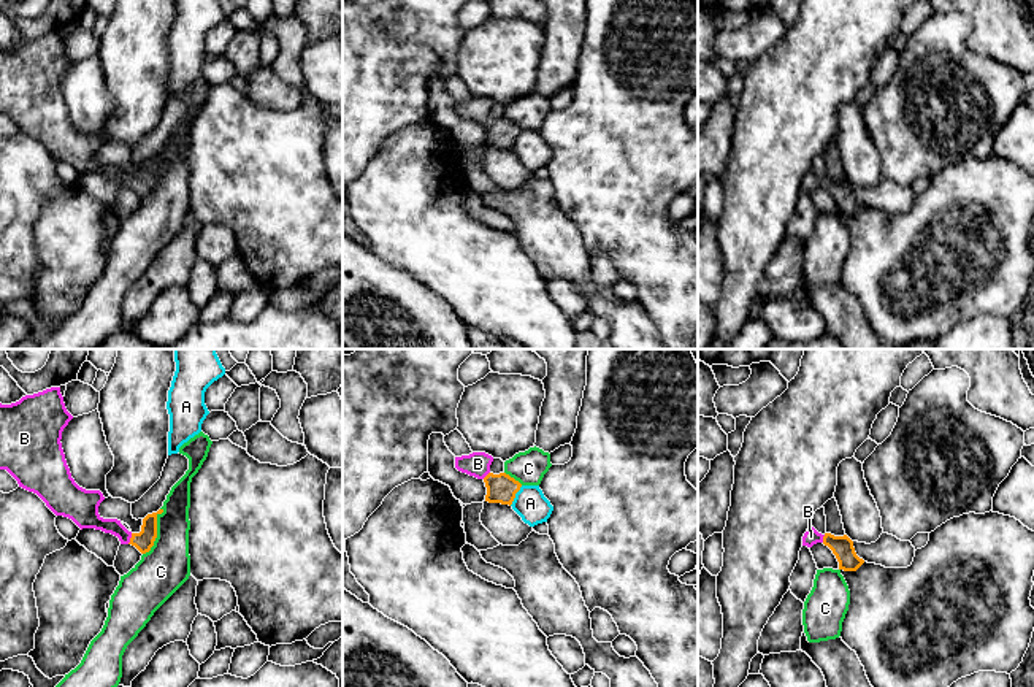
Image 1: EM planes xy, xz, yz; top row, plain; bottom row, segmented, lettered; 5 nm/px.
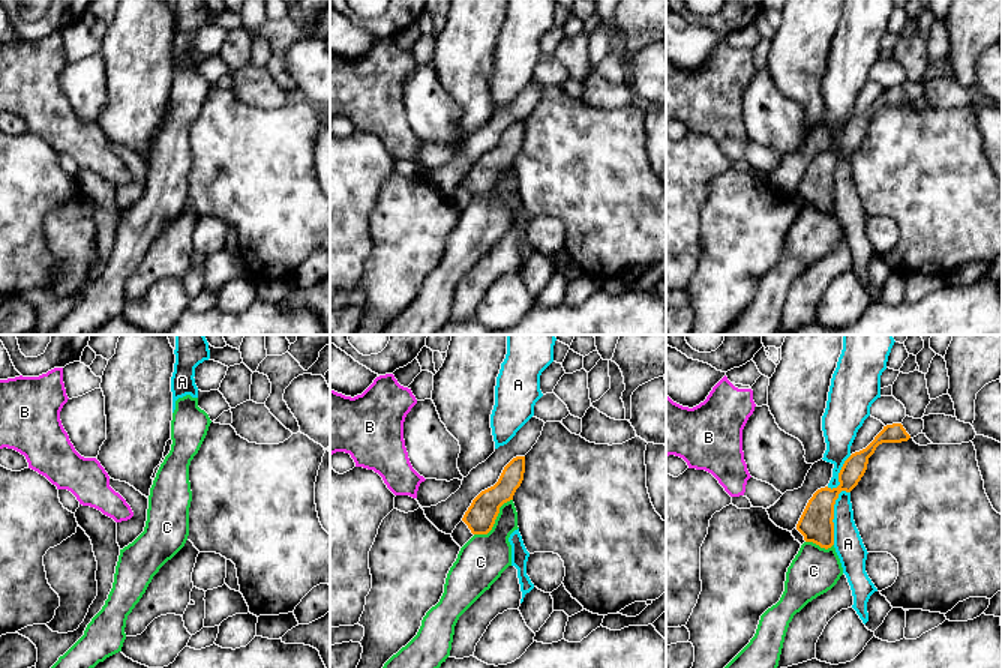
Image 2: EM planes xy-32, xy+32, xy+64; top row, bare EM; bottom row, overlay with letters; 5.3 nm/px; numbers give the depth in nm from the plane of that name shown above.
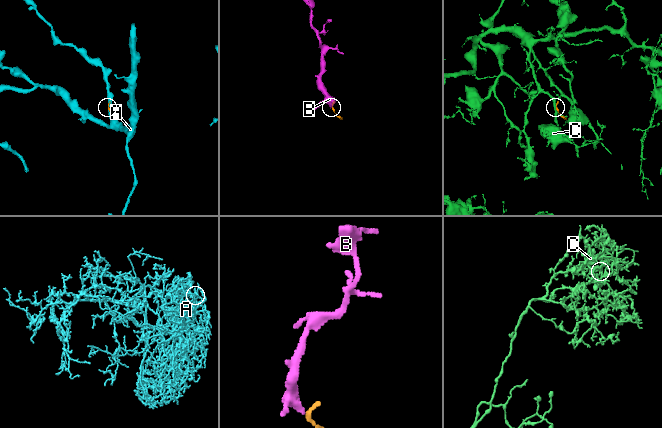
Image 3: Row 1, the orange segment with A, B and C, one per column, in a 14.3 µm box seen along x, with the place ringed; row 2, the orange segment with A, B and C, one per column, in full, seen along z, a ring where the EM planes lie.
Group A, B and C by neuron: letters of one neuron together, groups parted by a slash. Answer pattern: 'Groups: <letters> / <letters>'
Groups: A / B / C

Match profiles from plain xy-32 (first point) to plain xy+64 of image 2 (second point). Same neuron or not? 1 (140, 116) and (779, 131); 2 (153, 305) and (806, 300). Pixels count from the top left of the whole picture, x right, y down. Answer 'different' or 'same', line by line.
1: different
2: different

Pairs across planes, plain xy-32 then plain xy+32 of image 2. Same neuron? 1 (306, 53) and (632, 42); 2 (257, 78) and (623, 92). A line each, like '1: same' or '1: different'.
1: different
2: same

